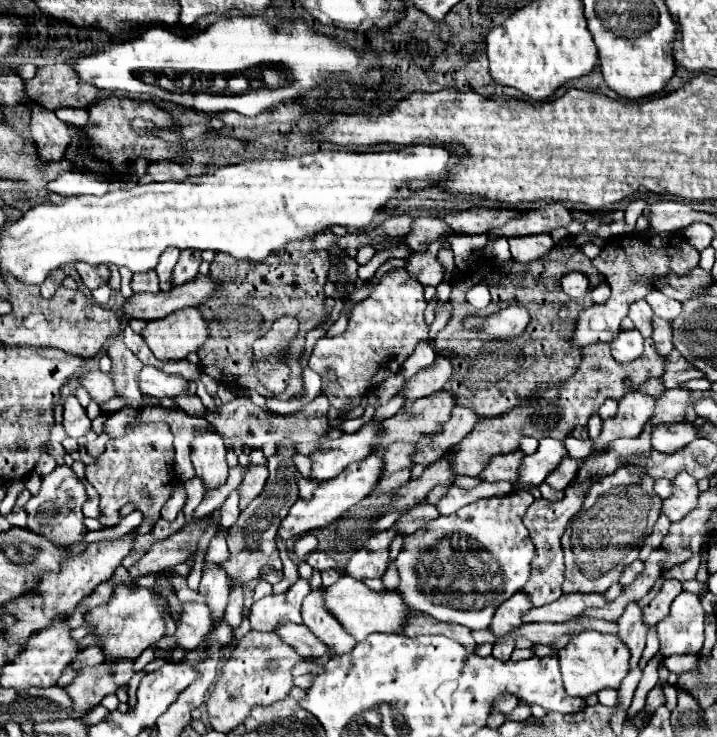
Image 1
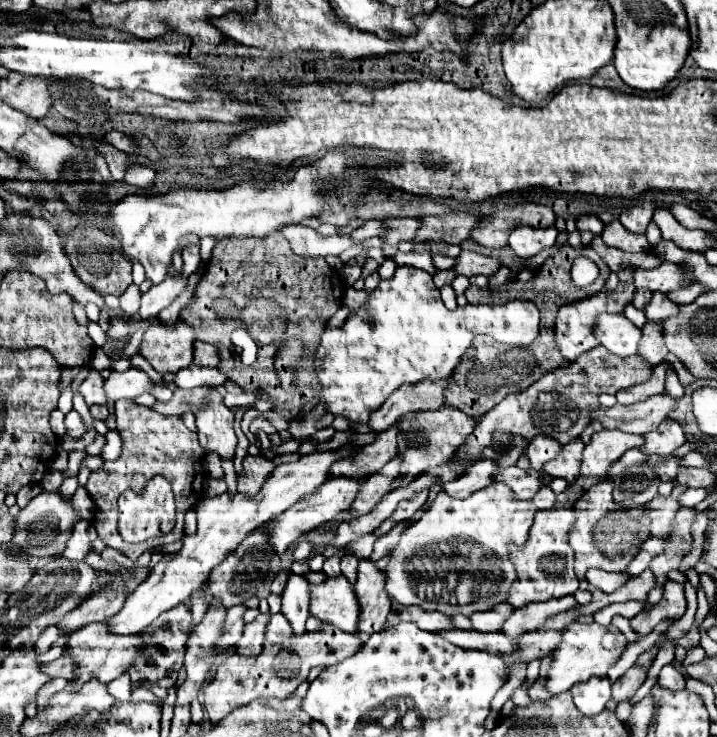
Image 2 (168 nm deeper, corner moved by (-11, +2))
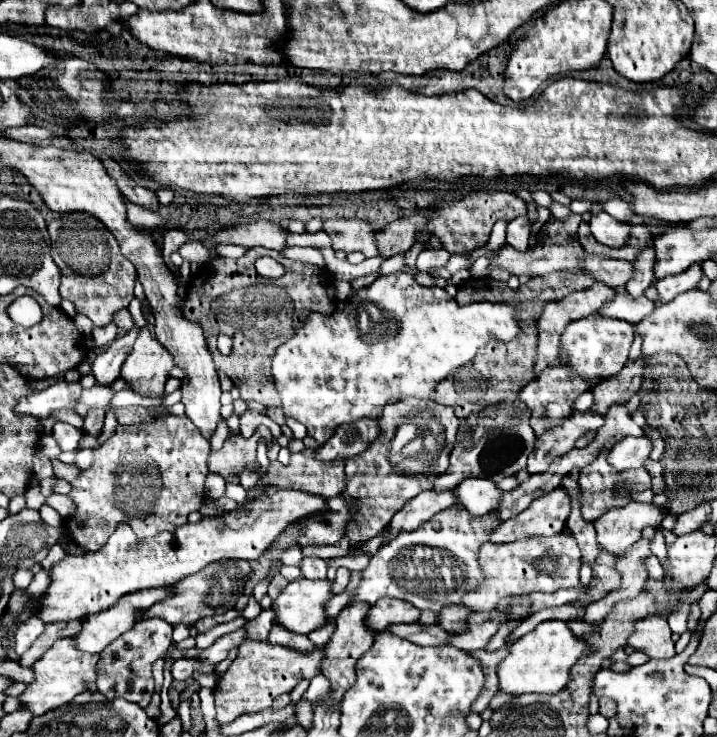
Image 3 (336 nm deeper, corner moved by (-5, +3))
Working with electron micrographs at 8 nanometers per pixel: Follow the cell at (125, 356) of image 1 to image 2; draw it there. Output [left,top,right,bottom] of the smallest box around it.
[85,400,205,560]

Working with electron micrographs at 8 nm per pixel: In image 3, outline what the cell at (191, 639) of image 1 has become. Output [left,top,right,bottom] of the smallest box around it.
[97,617,173,707]

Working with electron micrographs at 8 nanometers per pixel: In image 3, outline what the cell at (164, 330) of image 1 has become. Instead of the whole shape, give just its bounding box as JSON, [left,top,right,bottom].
[121,327,173,397]

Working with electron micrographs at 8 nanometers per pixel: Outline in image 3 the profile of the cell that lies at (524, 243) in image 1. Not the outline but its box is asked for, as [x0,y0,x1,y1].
[507,217,531,251]

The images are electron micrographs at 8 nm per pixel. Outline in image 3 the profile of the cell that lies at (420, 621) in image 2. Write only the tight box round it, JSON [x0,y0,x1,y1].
[367,597,420,631]

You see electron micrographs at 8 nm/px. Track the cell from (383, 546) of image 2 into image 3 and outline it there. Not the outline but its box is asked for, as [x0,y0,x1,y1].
[327,553,371,579]

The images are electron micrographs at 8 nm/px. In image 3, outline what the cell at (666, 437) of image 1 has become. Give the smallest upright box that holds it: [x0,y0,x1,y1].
[609,435,653,469]

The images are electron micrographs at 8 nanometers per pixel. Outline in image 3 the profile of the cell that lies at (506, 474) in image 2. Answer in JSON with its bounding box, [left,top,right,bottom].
[455,477,503,515]

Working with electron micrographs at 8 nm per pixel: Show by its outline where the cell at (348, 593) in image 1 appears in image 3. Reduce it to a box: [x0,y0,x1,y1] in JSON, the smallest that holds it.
[273,579,333,633]

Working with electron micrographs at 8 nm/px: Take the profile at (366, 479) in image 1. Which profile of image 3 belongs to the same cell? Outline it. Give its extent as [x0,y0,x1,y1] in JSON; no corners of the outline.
[37,489,327,623]

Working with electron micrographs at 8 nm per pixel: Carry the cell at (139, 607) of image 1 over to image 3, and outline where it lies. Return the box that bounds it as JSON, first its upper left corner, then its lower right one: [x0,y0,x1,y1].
[21,637,99,715]

